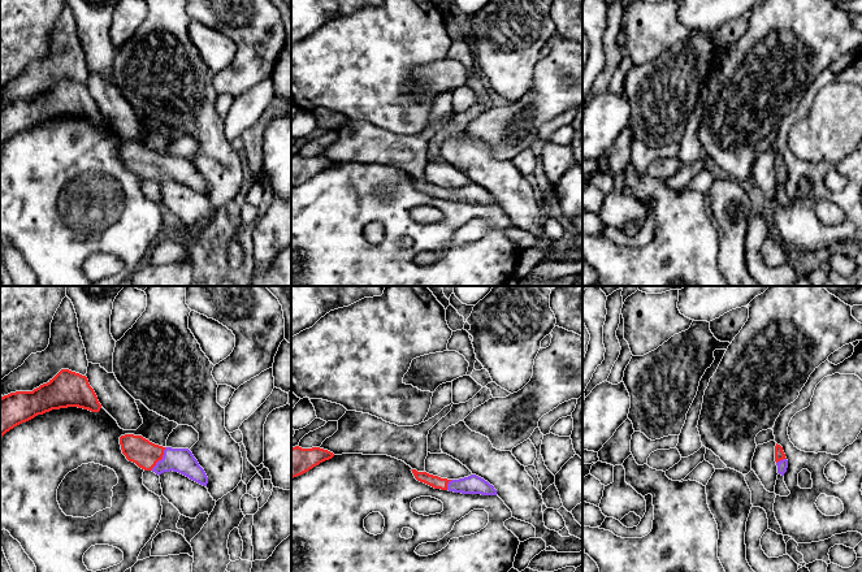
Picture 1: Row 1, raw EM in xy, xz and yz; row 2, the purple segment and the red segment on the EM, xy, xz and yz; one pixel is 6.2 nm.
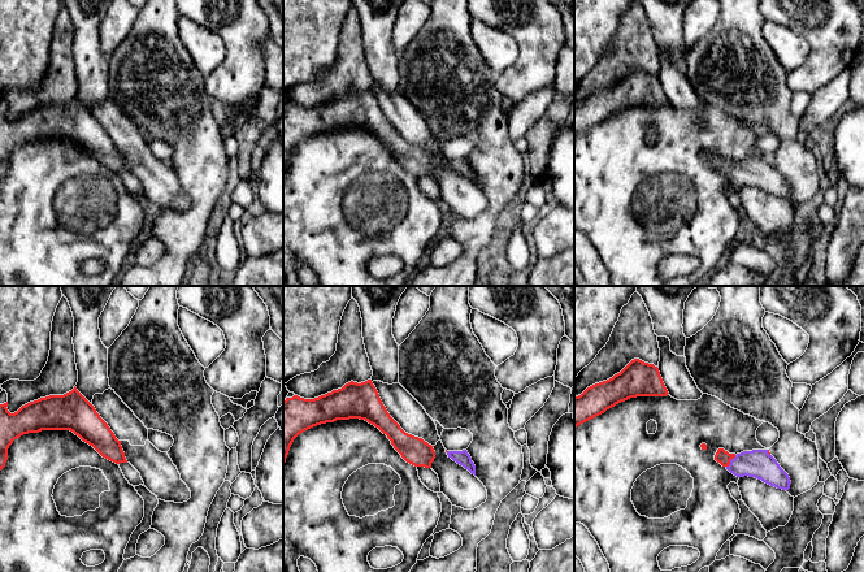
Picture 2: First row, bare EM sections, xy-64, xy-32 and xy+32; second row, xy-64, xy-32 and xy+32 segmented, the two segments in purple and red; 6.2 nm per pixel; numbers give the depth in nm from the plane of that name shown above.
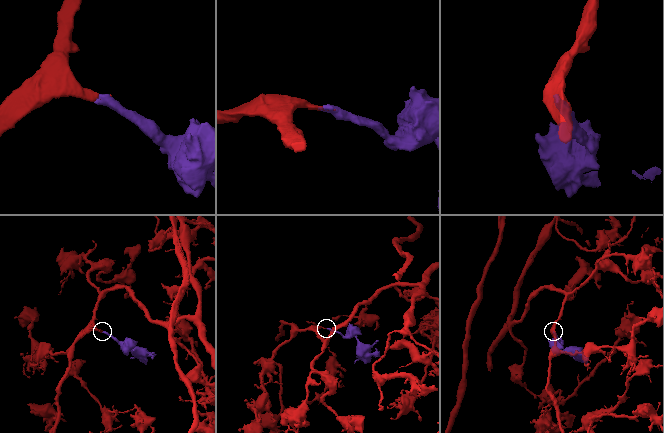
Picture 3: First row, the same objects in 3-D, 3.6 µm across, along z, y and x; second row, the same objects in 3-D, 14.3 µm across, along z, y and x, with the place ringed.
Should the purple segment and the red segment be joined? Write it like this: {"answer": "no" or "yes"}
{"answer": "yes"}

